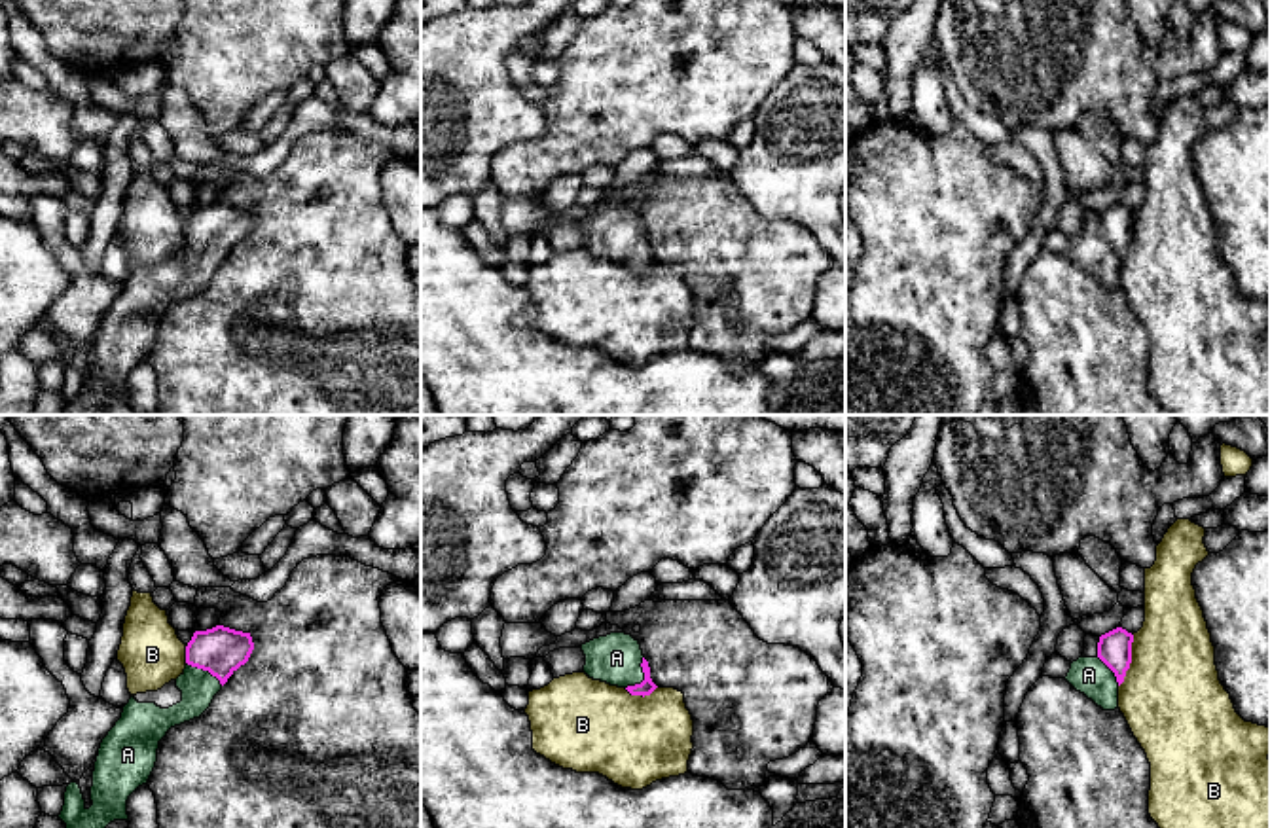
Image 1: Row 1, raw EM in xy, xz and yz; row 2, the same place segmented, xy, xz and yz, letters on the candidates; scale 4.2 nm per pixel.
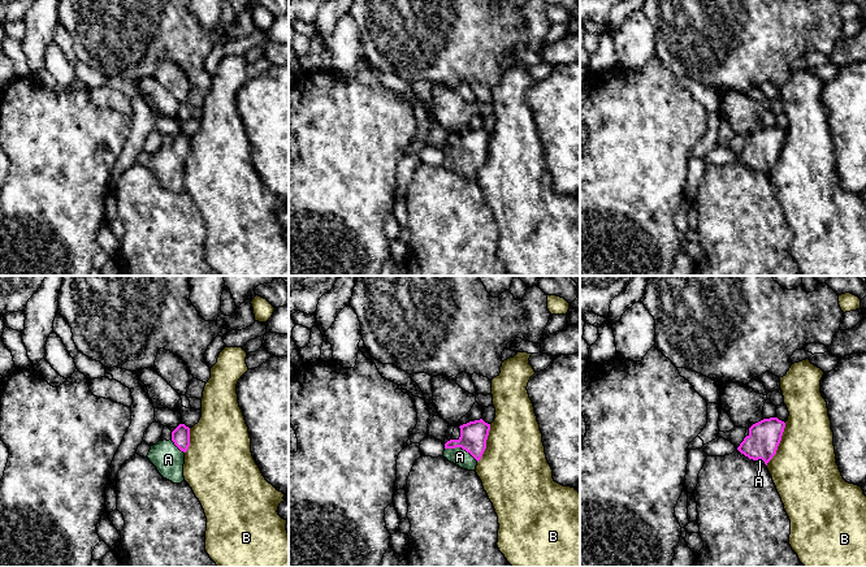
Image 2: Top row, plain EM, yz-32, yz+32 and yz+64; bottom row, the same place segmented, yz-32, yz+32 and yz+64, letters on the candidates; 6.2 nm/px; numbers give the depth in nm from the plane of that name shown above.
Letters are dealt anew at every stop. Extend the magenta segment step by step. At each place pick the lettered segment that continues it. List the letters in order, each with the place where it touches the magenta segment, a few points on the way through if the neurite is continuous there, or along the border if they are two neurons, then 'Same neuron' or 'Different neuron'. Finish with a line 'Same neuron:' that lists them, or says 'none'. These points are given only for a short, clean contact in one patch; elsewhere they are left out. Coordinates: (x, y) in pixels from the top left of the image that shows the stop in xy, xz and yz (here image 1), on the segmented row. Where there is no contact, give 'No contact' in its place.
A: Touches magenta at xz (645, 677). Path across: xz (647, 686), (645, 677), (616, 658). Same neuron
B: Touches magenta at yz (1130, 662). Different neuron
Same neuron: A

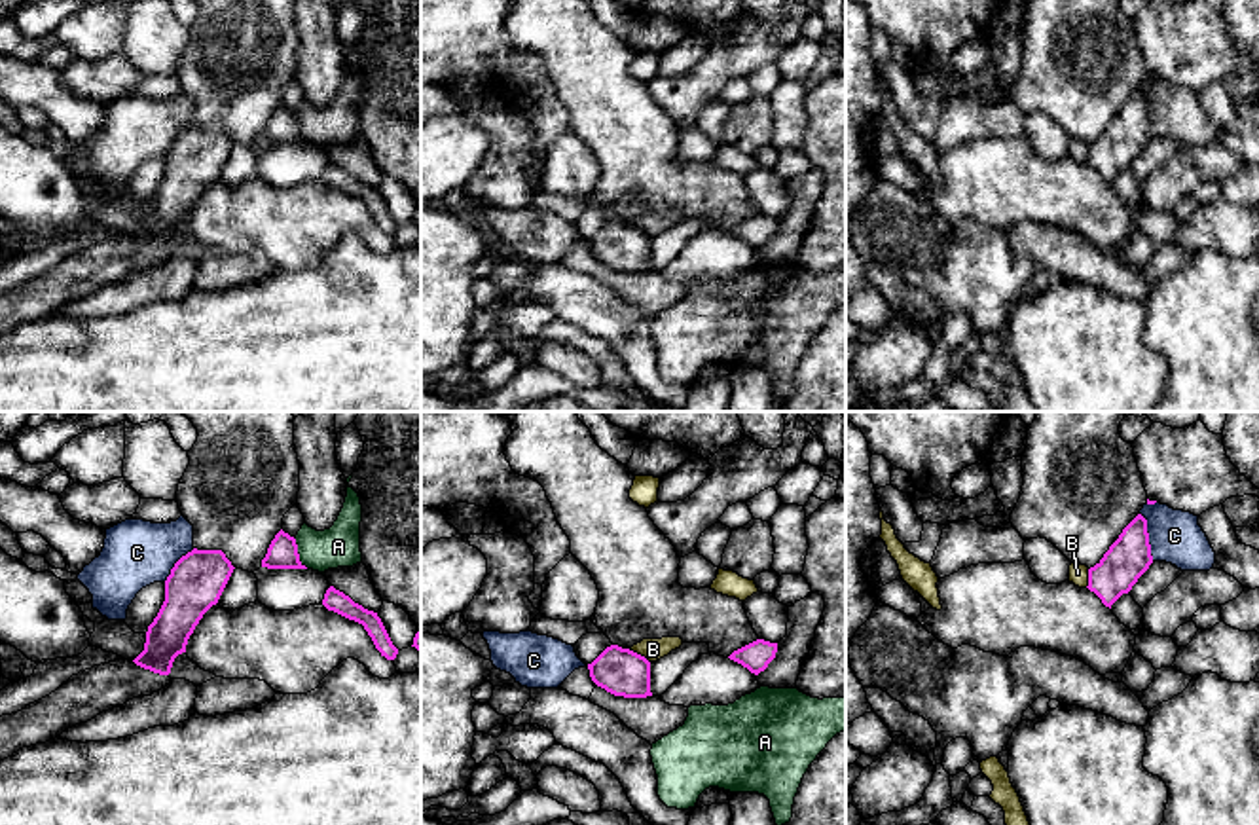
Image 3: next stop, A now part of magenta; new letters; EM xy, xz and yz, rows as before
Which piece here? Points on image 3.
A: Touches magenta at xy (296, 552). Different neuron
B: Touches magenta at xz (639, 655). Different neuron
C: Touches magenta at yz (1148, 537). Different neuron
Same neuron: none

